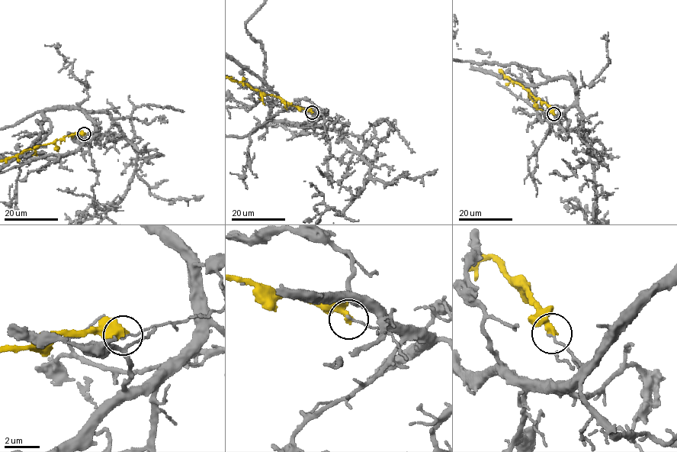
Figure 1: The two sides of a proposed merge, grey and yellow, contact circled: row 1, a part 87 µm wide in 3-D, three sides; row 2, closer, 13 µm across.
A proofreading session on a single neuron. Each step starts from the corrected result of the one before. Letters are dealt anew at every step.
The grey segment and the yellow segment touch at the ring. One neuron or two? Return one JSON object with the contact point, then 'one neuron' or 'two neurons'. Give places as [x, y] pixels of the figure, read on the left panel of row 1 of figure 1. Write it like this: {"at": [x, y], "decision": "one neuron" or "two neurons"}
{"at": [84, 133], "decision": "two neurons"}

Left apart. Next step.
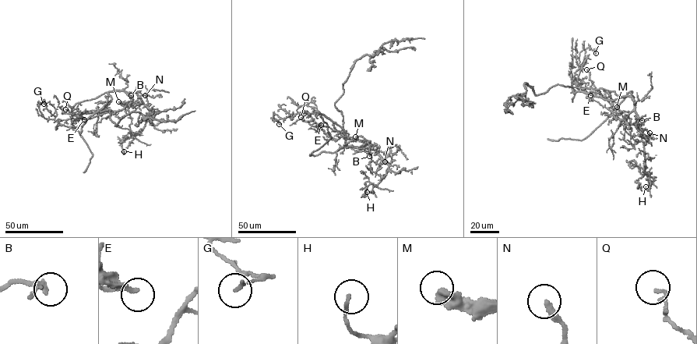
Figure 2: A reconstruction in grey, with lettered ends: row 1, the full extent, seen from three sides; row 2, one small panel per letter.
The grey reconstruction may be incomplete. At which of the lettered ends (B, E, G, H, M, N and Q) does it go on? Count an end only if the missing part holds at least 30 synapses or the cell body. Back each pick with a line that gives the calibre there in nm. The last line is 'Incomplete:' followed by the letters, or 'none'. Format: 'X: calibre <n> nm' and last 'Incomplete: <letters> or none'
Incomplete: none

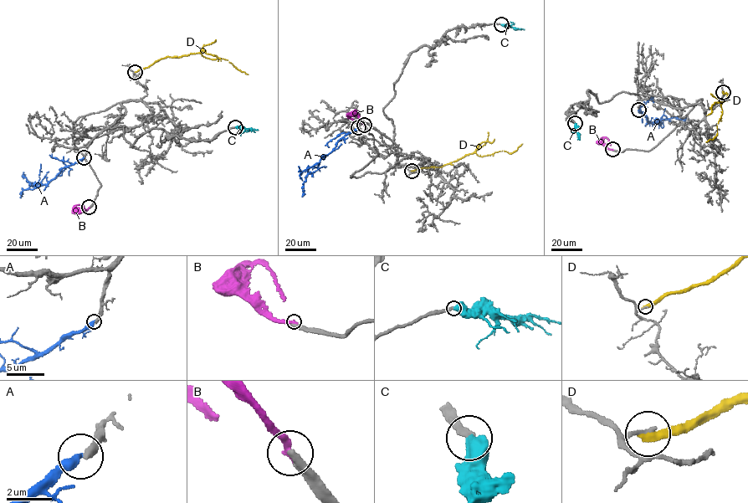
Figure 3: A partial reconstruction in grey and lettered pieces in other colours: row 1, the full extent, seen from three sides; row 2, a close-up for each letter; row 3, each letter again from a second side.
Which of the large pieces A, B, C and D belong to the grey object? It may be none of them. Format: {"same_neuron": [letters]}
{"same_neuron": ["A", "C"]}

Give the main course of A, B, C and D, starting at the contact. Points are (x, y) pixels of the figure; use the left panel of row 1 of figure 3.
A: (84, 157), (63, 168), (47, 184), (30, 189), (29, 182), (39, 183), (48, 171)
B: (89, 207), (86, 210), (75, 206), (84, 206)
C: (236, 127), (258, 130)
D: (135, 72), (166, 57), (200, 53), (207, 58), (227, 59), (248, 74)

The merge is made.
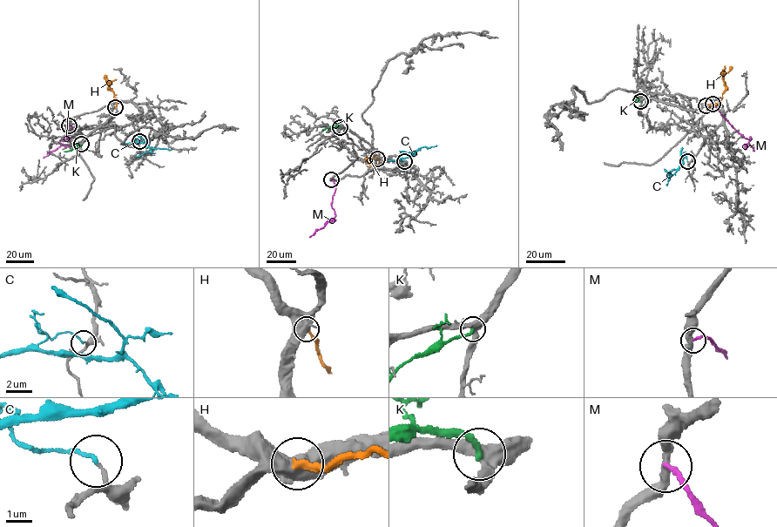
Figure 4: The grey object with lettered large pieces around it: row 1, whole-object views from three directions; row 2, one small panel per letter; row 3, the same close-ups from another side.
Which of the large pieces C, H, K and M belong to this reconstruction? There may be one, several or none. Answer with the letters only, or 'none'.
none

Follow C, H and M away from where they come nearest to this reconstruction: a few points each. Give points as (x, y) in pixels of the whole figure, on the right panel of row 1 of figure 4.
C: (687, 161), (685, 154), (682, 164), (667, 174), (669, 180), (665, 185)
H: (706, 105), (718, 104), (722, 97), (725, 89), (722, 72), (721, 75)
M: (712, 104), (739, 133), (749, 139), (750, 137), (748, 144), (754, 151)

